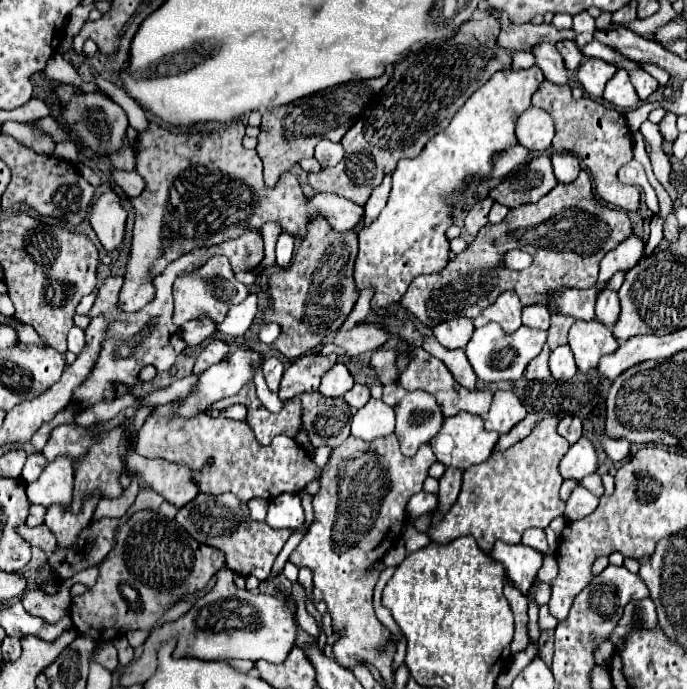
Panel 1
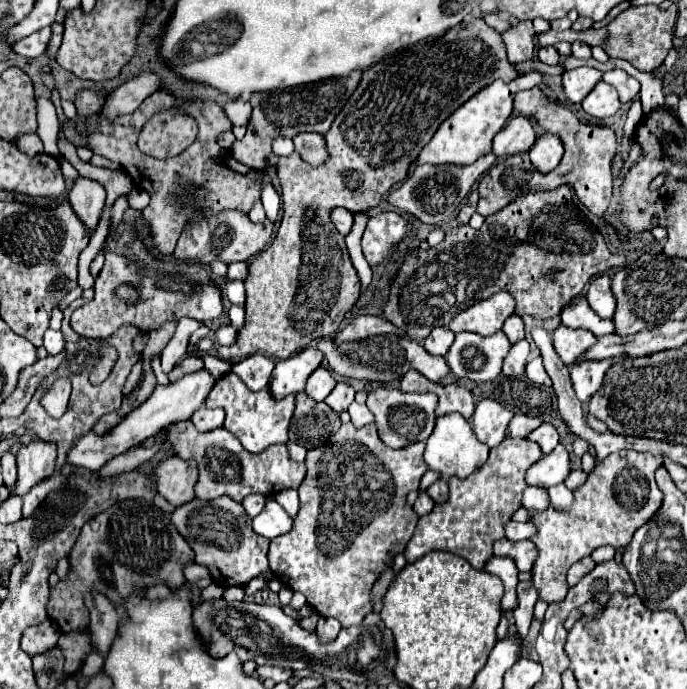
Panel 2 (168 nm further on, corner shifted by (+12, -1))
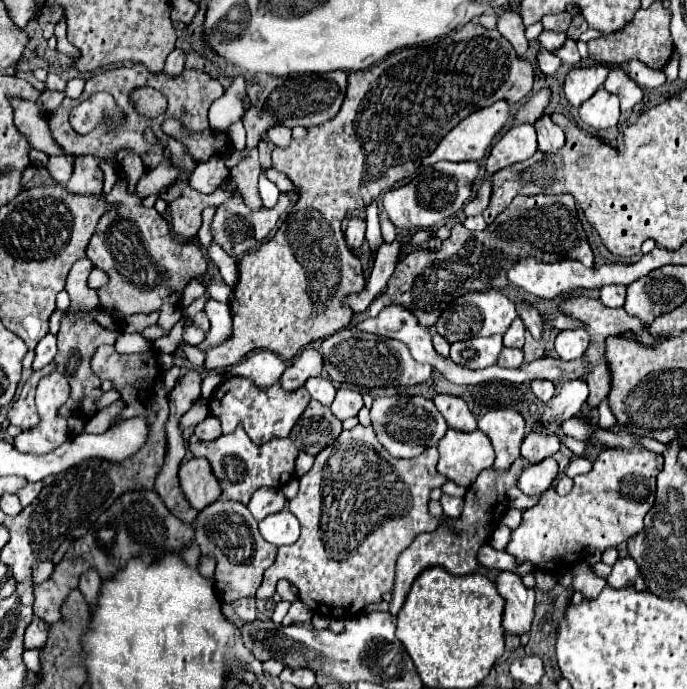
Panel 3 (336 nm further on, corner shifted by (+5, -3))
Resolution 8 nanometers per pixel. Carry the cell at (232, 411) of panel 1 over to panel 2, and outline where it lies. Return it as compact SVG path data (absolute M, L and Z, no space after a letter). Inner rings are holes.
M204 407L202 411L196 411L192 415L192 423L196 425L198 431L212 431L216 427L222 427L224 411L222 409L208 409L208 407Z

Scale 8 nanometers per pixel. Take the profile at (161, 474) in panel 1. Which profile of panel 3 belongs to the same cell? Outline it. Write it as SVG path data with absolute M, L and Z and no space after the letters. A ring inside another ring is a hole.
M193 457L193 459L185 461L179 469L179 479L181 479L181 489L187 497L187 501L197 511L201 511L203 505L215 503L221 495L219 481L211 473L207 459Z

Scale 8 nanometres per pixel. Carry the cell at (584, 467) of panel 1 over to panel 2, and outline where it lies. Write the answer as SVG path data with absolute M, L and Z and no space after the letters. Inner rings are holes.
M560 443L556 445L556 449L548 455L544 455L544 459L536 461L528 473L526 473L526 481L528 485L536 485L536 487L554 487L558 483L564 483L566 477L570 475L572 467L570 467L570 455L566 451L566 447Z

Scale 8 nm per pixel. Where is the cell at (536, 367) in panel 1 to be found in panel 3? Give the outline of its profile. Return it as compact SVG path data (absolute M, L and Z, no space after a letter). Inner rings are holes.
M503 347L503 353L499 355L497 365L499 367L521 367L523 365L523 351L521 349Z

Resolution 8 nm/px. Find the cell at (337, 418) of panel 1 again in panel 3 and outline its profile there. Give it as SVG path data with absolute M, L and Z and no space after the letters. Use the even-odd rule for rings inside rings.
M311 401L295 427L289 433L289 439L299 451L317 455L327 445L333 445L341 433L341 421L331 413L329 407Z

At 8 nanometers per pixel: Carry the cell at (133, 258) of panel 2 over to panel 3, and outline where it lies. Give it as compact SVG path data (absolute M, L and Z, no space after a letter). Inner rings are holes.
M111 157L107 161L113 163L113 169L115 169L115 175L117 175L117 181L115 181L111 193L105 195L105 201L107 201L107 205L111 205L111 209L107 209L107 213L99 219L95 235L91 237L91 241L87 245L87 257L91 259L93 267L105 271L107 277L109 277L109 281L103 287L97 289L101 307L117 309L119 313L129 317L129 315L137 315L137 313L149 315L151 311L161 309L163 303L181 305L181 293L183 293L185 285L195 275L201 275L207 269L207 259L205 259L199 243L195 239L183 241L183 239L175 237L171 233L167 221L155 209L143 207L141 205L143 197L139 193L129 191L129 187L127 187L127 173L123 171L123 167L119 167L115 157Z

